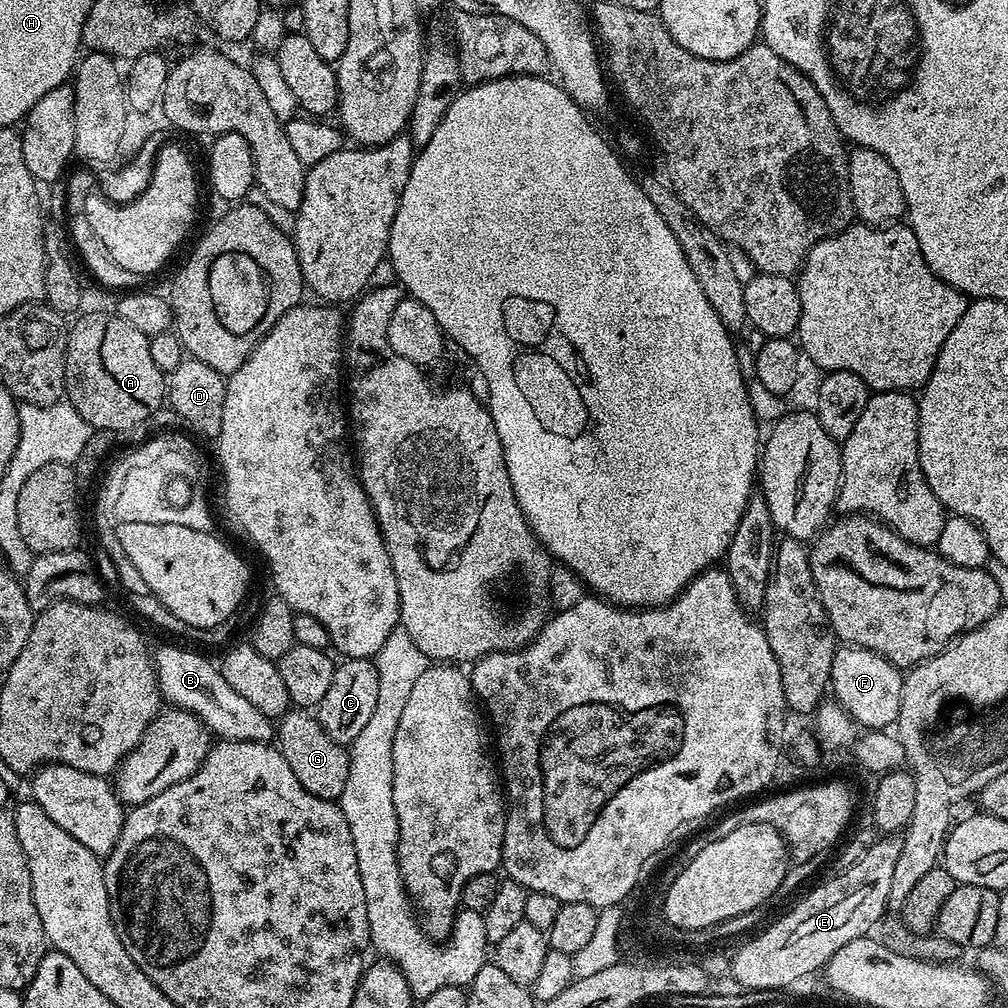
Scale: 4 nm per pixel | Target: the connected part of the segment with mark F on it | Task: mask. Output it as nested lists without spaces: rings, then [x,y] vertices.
[[[837,647],[832,663],[830,692],[835,703],[848,709],[849,716],[864,730],[888,730],[895,725],[902,706],[905,673],[869,648]]]

